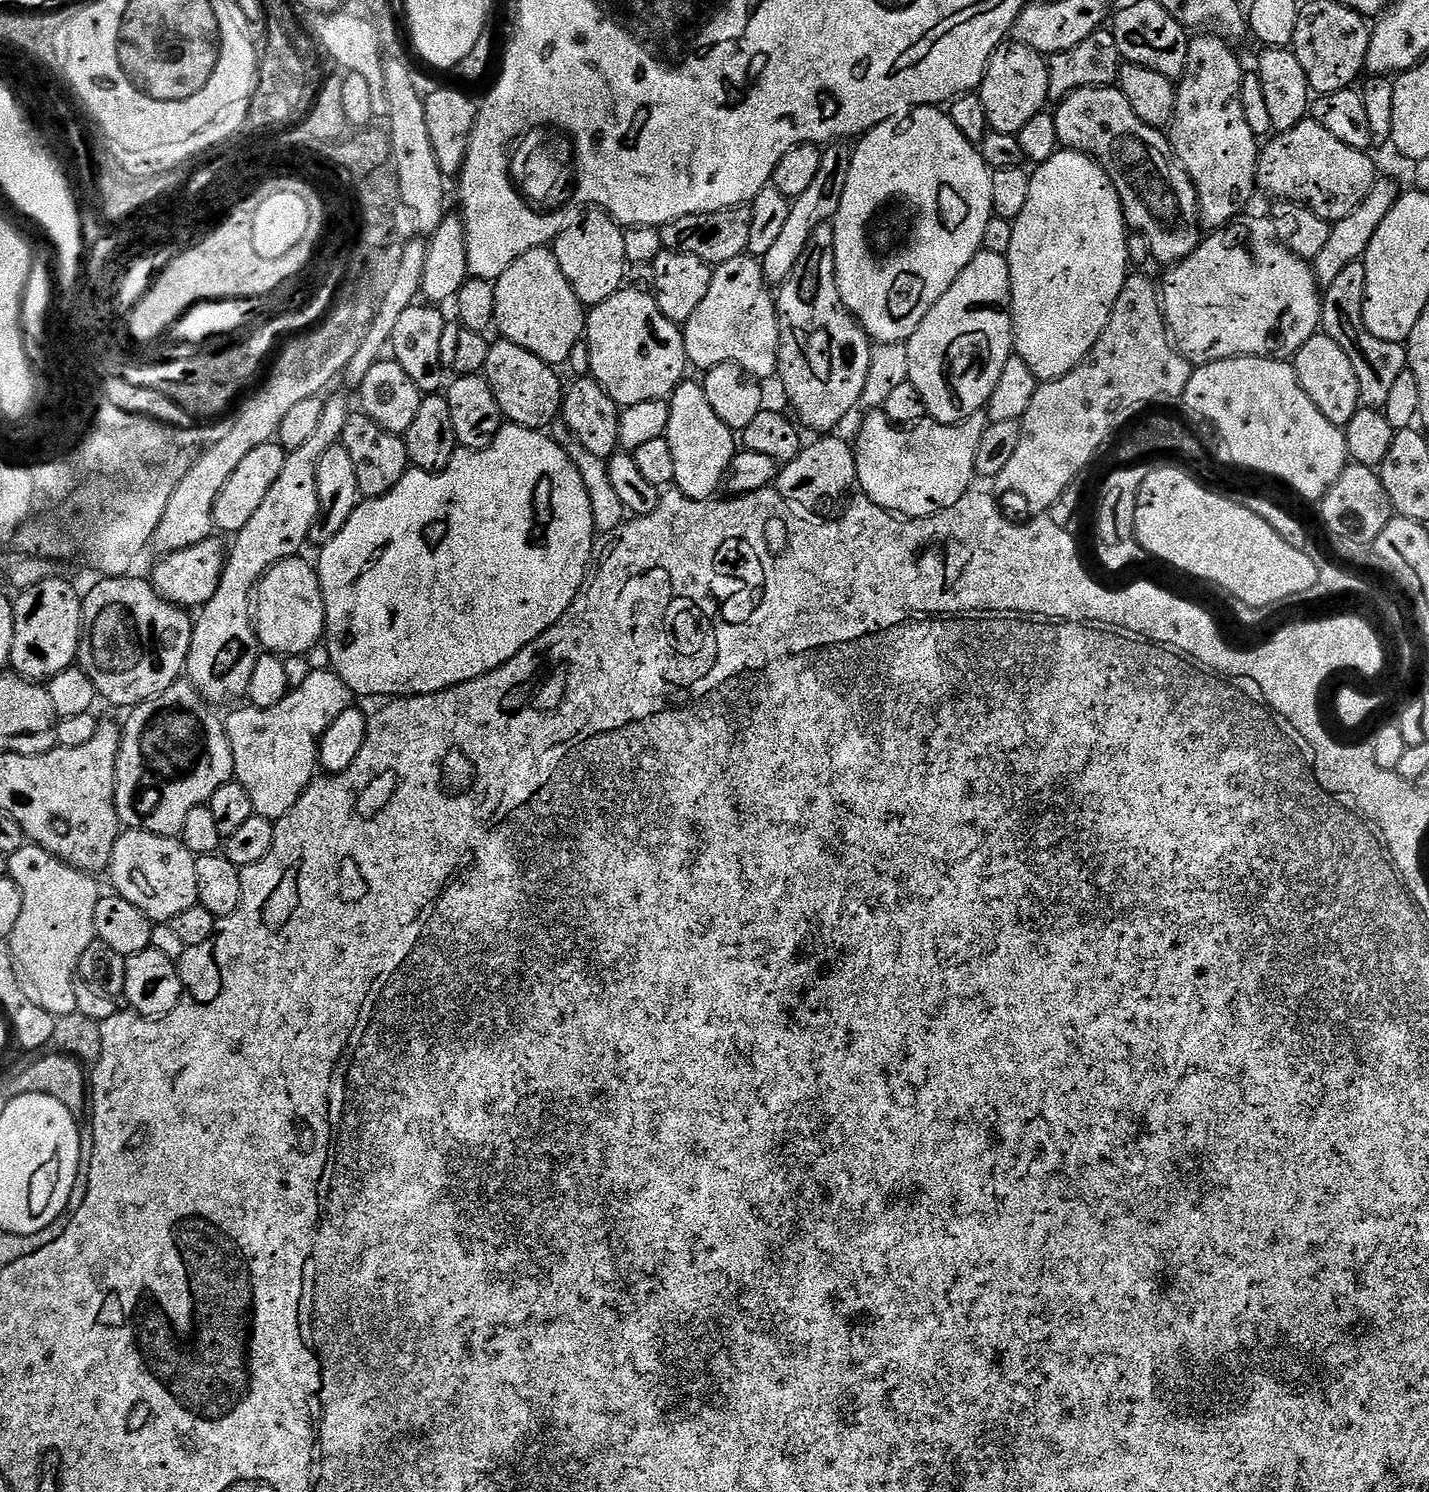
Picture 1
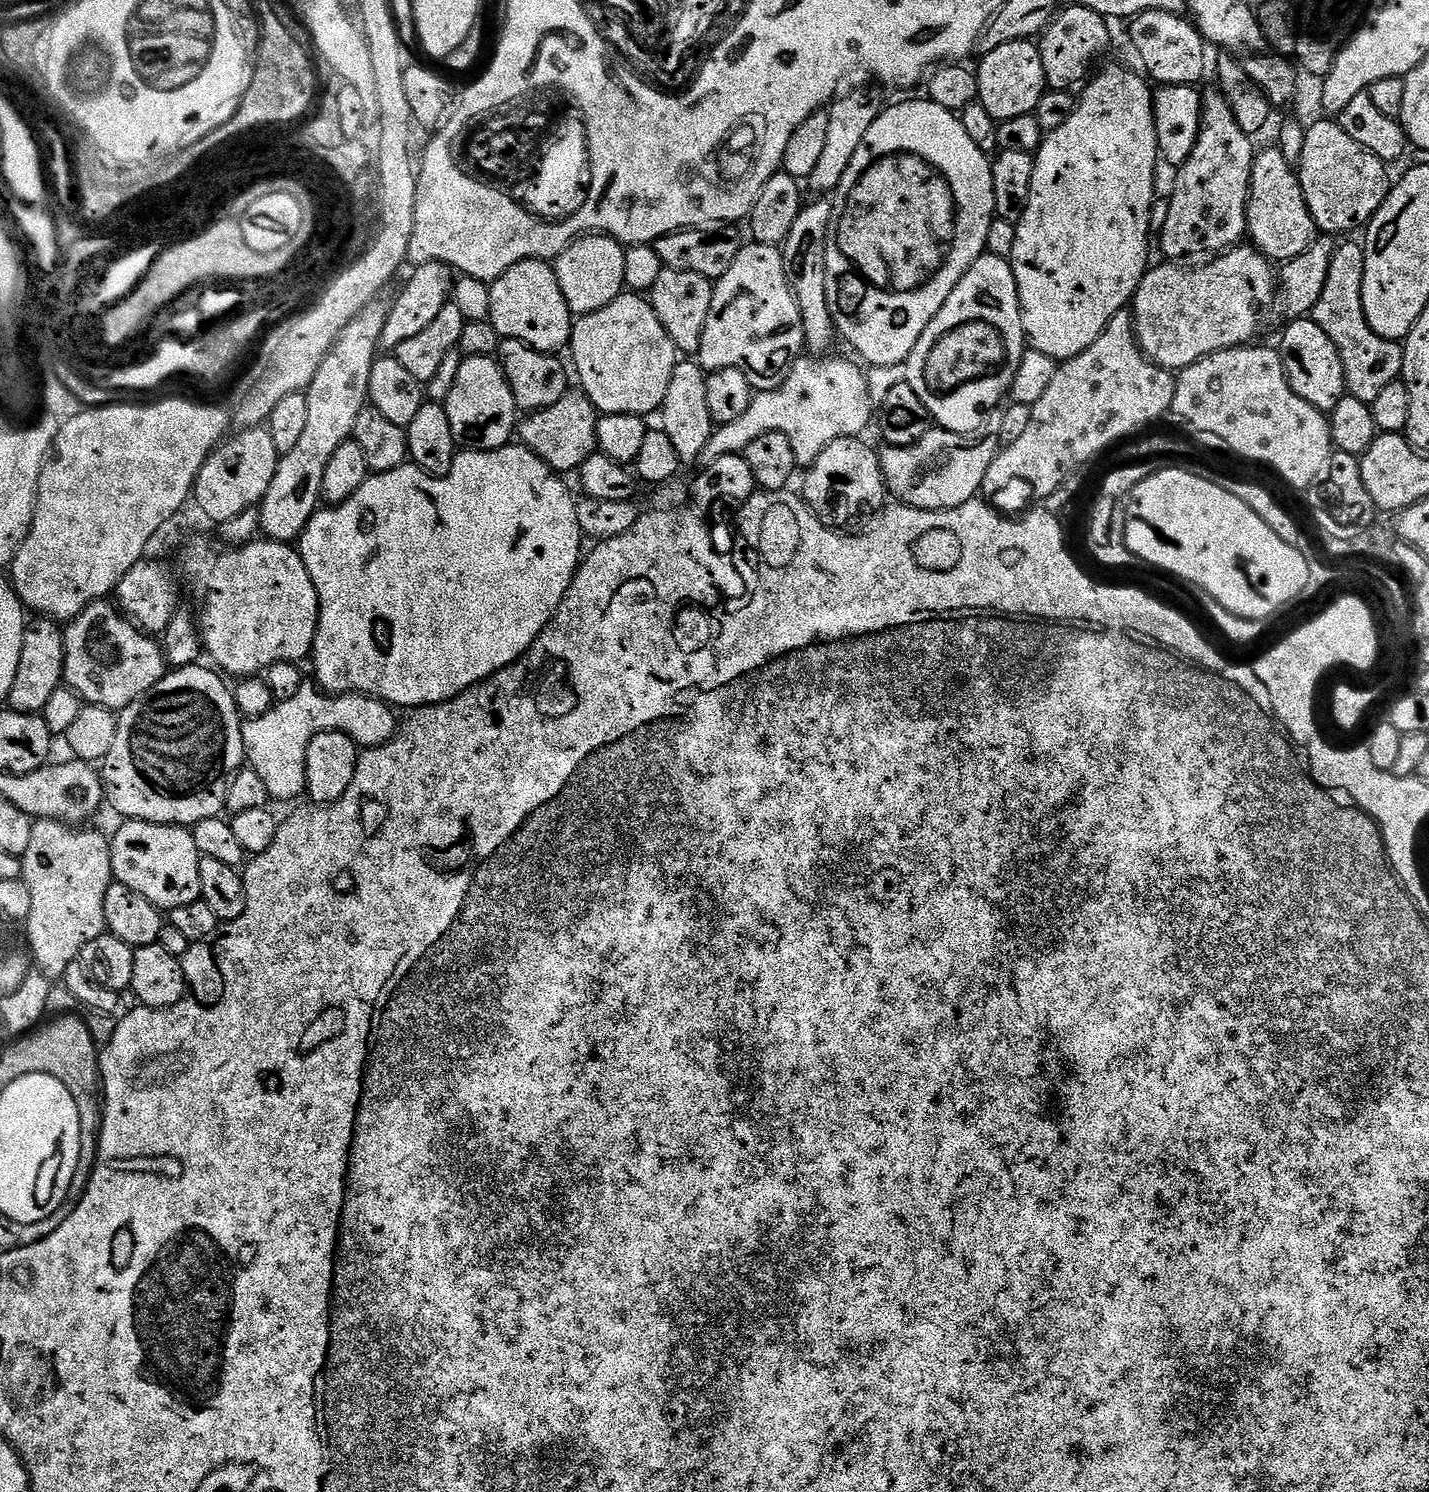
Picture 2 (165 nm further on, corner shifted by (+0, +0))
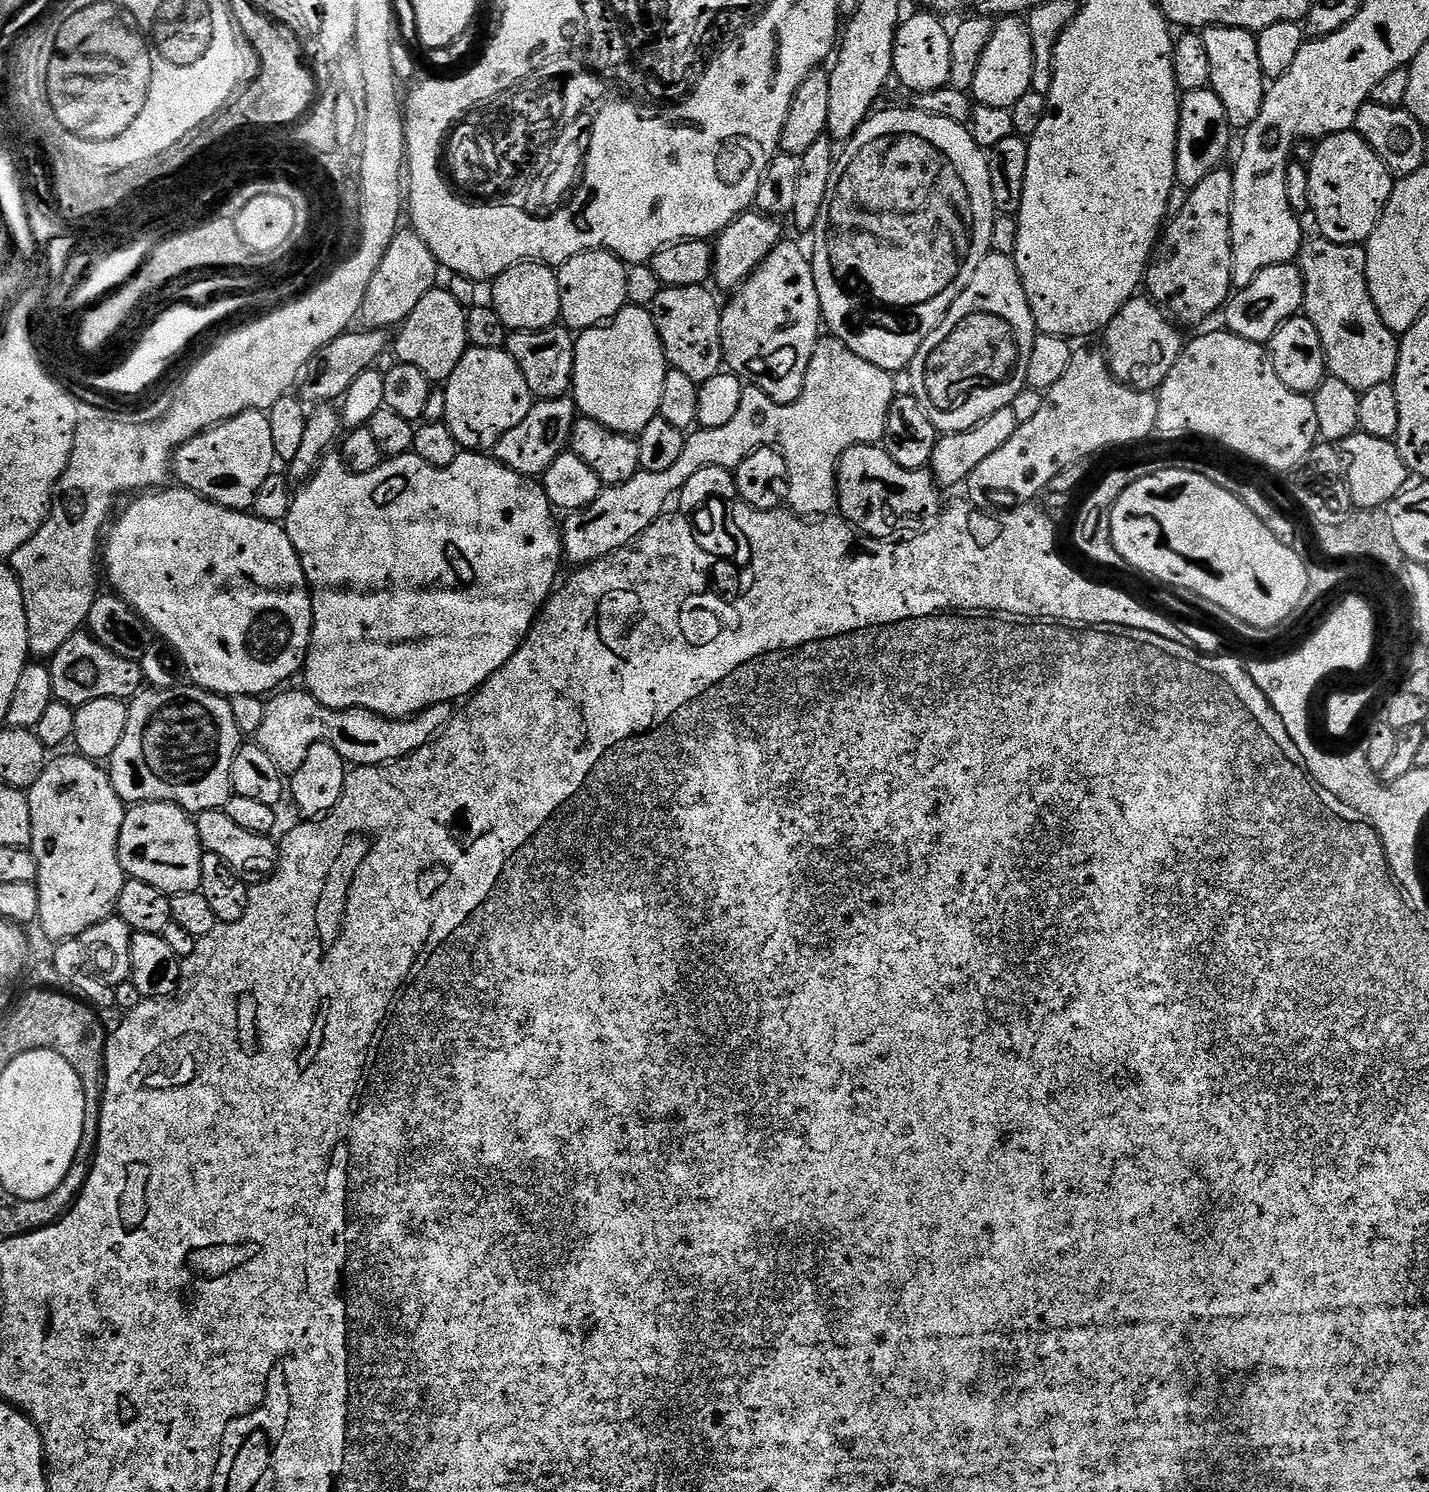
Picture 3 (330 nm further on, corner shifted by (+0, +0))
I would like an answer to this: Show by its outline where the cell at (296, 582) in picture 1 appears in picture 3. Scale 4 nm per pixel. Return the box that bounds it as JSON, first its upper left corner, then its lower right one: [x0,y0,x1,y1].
[102,486,312,698]

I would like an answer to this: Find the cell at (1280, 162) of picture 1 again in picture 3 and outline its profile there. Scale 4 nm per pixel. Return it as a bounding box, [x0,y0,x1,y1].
[1306,130,1394,245]

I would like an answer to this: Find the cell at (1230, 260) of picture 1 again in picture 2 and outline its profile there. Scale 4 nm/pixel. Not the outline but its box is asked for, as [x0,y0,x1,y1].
[1130,246,1278,370]

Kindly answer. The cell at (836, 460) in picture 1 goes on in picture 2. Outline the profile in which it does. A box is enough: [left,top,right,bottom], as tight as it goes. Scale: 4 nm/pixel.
[802,436,890,530]

